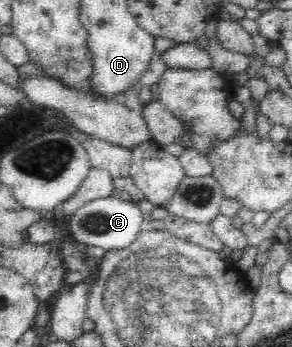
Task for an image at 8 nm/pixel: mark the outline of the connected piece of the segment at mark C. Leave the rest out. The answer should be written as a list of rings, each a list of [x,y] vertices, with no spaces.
[[[104,197],[82,205],[67,219],[72,237],[83,245],[95,245],[102,249],[124,249],[134,241],[137,235],[148,226],[144,215],[134,202],[123,201],[116,197]]]

